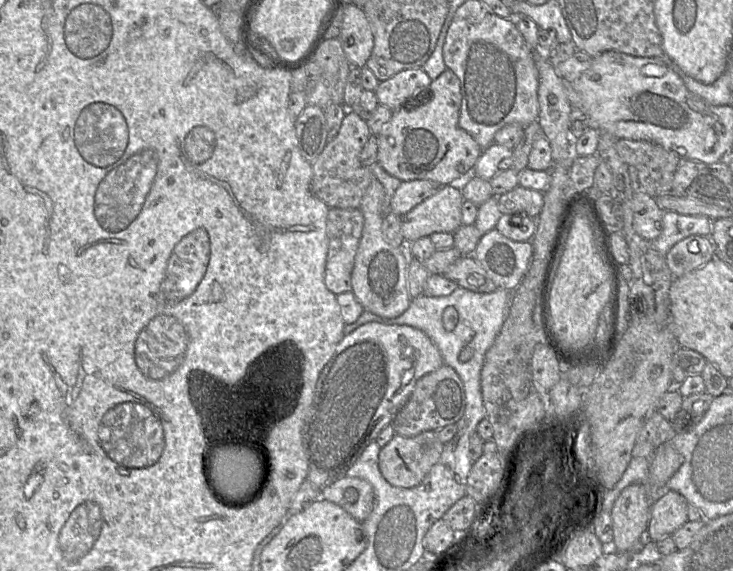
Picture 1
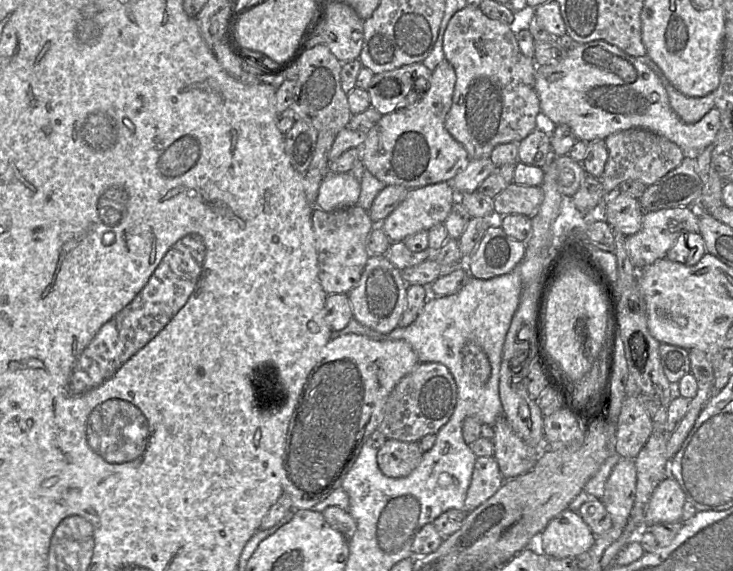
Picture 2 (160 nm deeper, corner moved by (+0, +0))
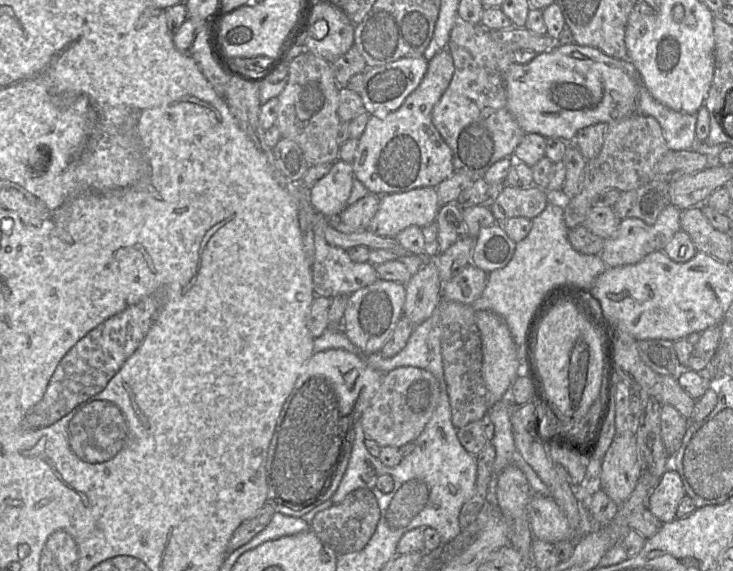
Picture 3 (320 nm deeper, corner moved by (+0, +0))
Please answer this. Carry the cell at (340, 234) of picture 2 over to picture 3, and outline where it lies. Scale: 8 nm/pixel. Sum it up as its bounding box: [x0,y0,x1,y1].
[312,234,379,296]

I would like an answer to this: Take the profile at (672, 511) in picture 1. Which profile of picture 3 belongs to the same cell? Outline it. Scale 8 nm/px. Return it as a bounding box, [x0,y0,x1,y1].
[647,466,685,523]

